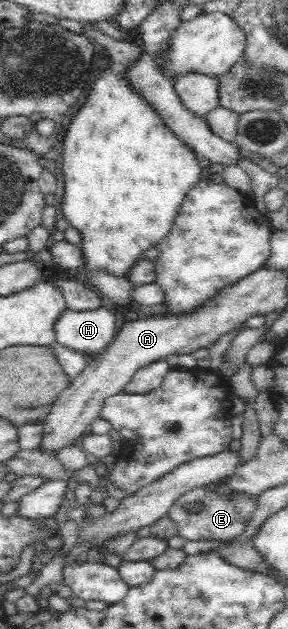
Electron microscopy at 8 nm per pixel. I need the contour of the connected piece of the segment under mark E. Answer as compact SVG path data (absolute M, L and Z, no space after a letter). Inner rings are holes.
M200 488L183 494L171 506L168 515L175 522L177 535L183 537L185 541L231 542L245 536L257 506L259 506L259 496L243 495L233 491L231 497L223 497L217 492L204 491Z

